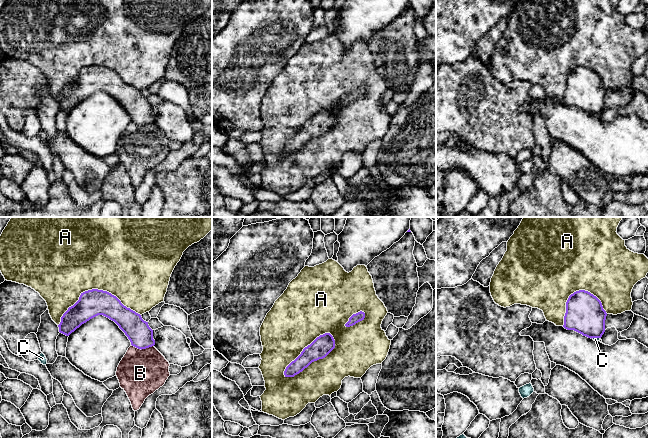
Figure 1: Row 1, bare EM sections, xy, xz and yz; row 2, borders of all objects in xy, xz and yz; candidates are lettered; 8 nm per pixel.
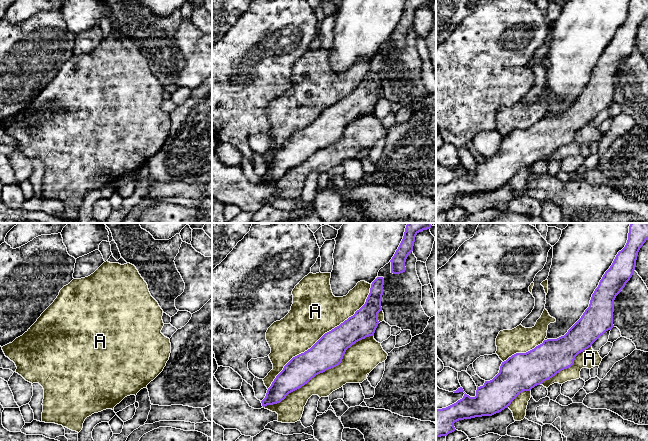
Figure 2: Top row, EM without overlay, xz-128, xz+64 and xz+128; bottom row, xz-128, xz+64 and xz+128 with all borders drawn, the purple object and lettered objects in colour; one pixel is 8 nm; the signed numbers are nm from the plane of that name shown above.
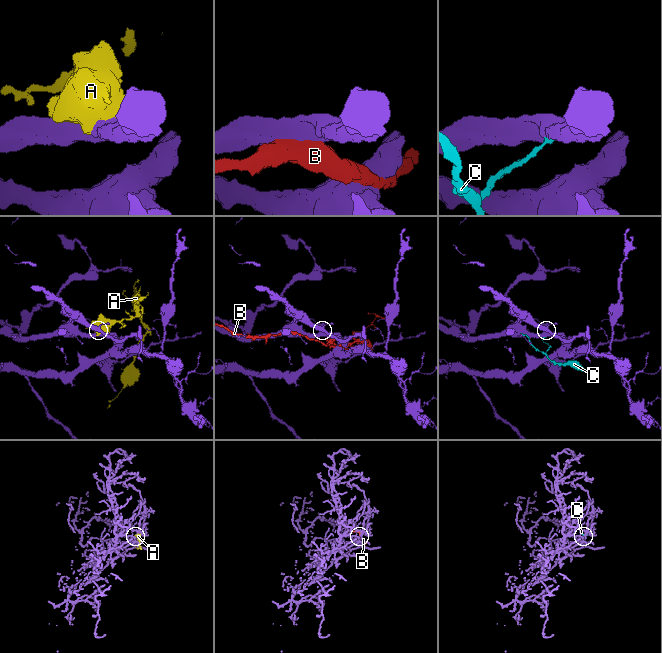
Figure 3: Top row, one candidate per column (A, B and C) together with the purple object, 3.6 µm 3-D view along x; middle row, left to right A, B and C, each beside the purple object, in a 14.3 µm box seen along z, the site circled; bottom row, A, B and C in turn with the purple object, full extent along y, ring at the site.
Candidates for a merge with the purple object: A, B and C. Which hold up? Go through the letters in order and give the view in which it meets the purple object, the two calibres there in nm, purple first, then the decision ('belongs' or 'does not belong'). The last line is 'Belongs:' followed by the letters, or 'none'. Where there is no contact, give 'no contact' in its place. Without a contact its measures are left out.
A: meets purple in xz; 160 nm thick on the purple side, 440 nm on the other; does not belong
B: meets purple in xy; 200 nm thick on the purple side, 360 nm on the other; does not belong
C: meets purple in yz; 300 nm thick on the purple side, 30 nm on the other; does not belong
Belongs: none

